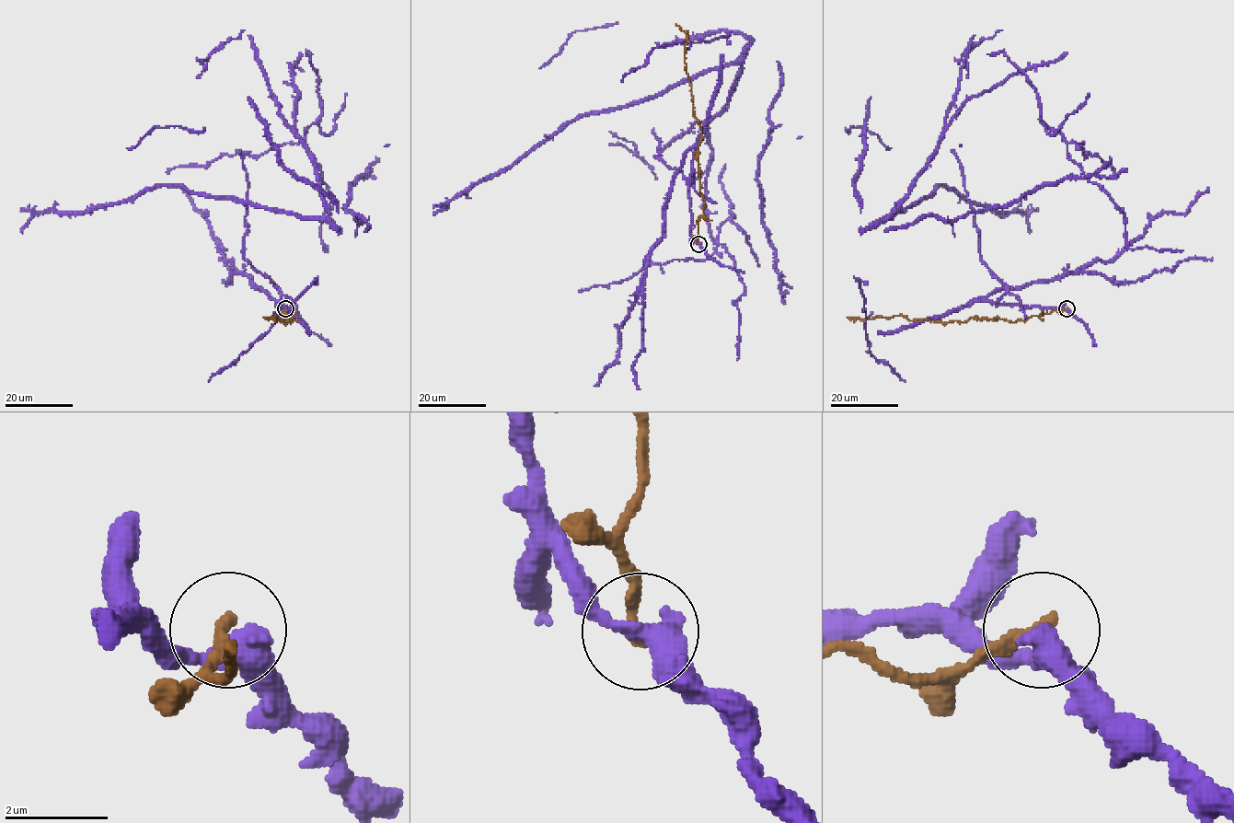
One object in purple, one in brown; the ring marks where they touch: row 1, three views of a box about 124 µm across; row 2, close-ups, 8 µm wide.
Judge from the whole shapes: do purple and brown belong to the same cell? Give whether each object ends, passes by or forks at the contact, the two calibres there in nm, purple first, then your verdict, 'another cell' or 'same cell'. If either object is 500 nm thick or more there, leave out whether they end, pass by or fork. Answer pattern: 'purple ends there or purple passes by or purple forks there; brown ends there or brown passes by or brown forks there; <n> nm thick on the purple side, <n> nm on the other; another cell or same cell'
purple passes by; brown ends there; 440 nm thick on the purple side, 240 nm on the other; another cell

